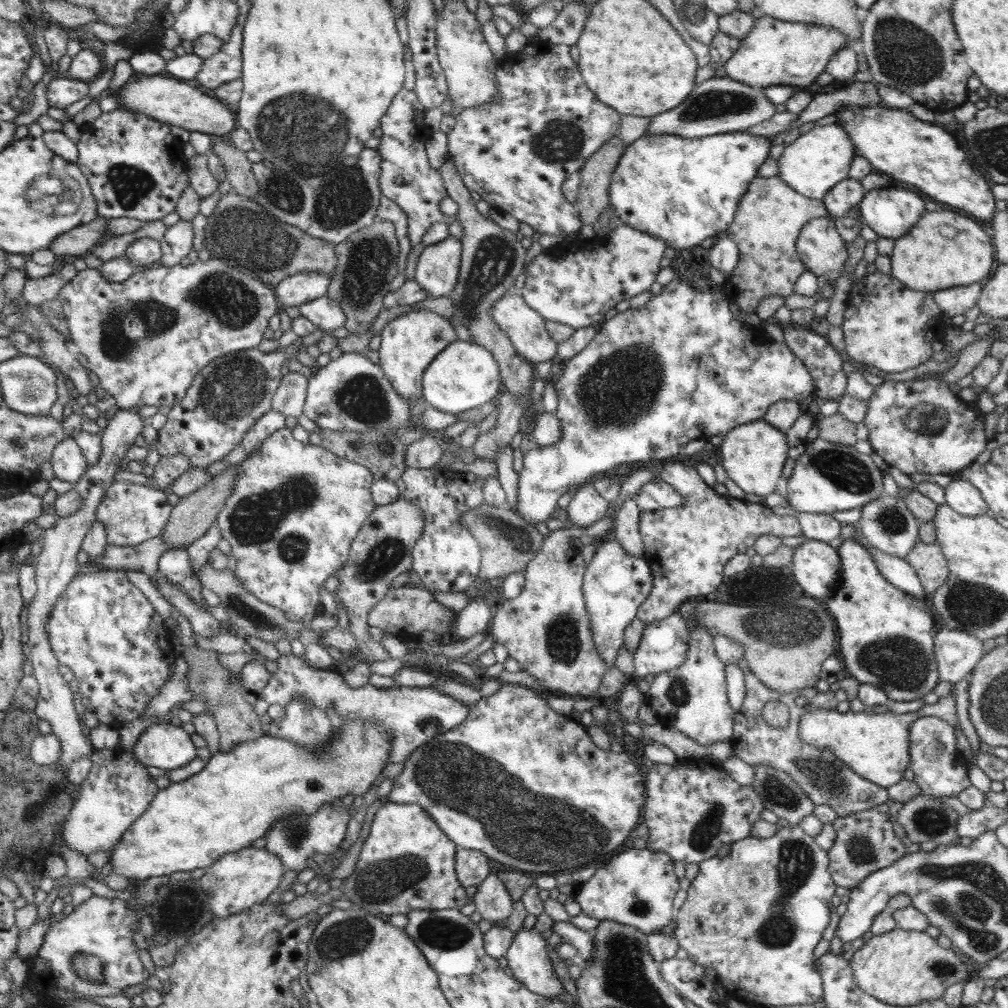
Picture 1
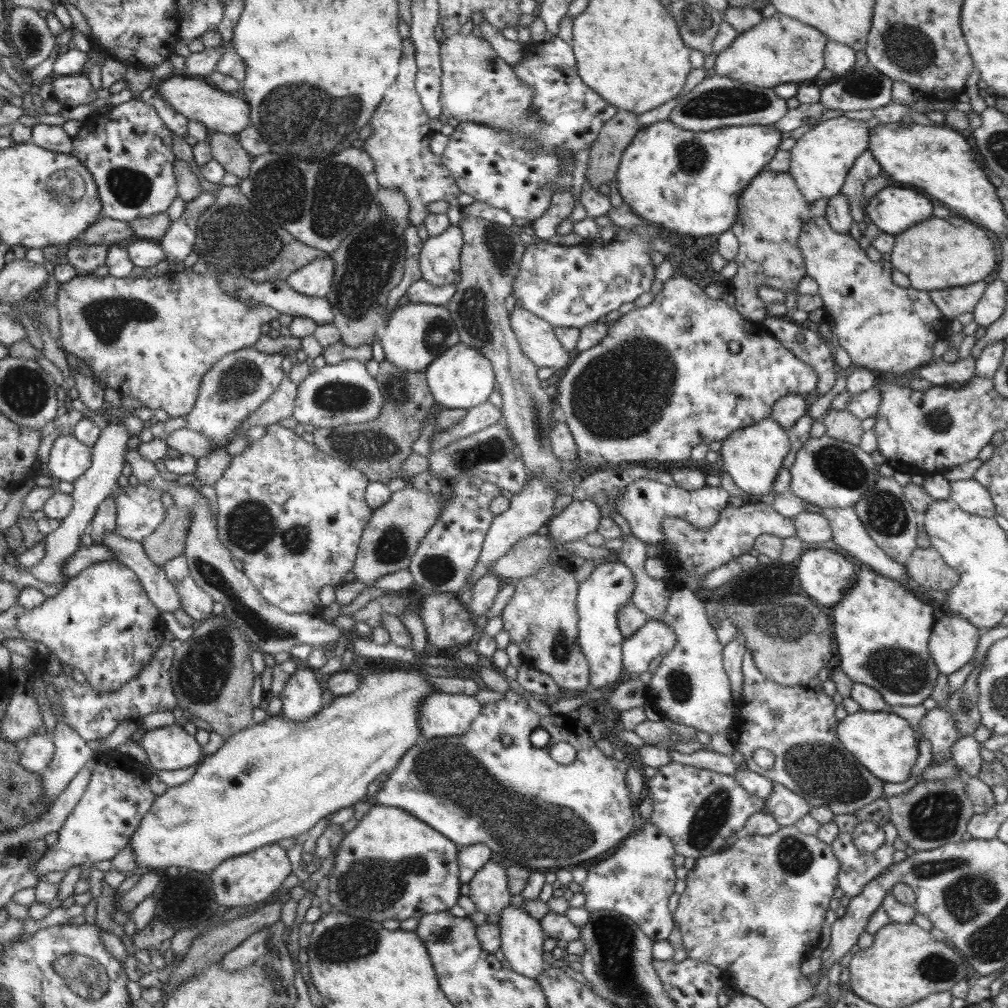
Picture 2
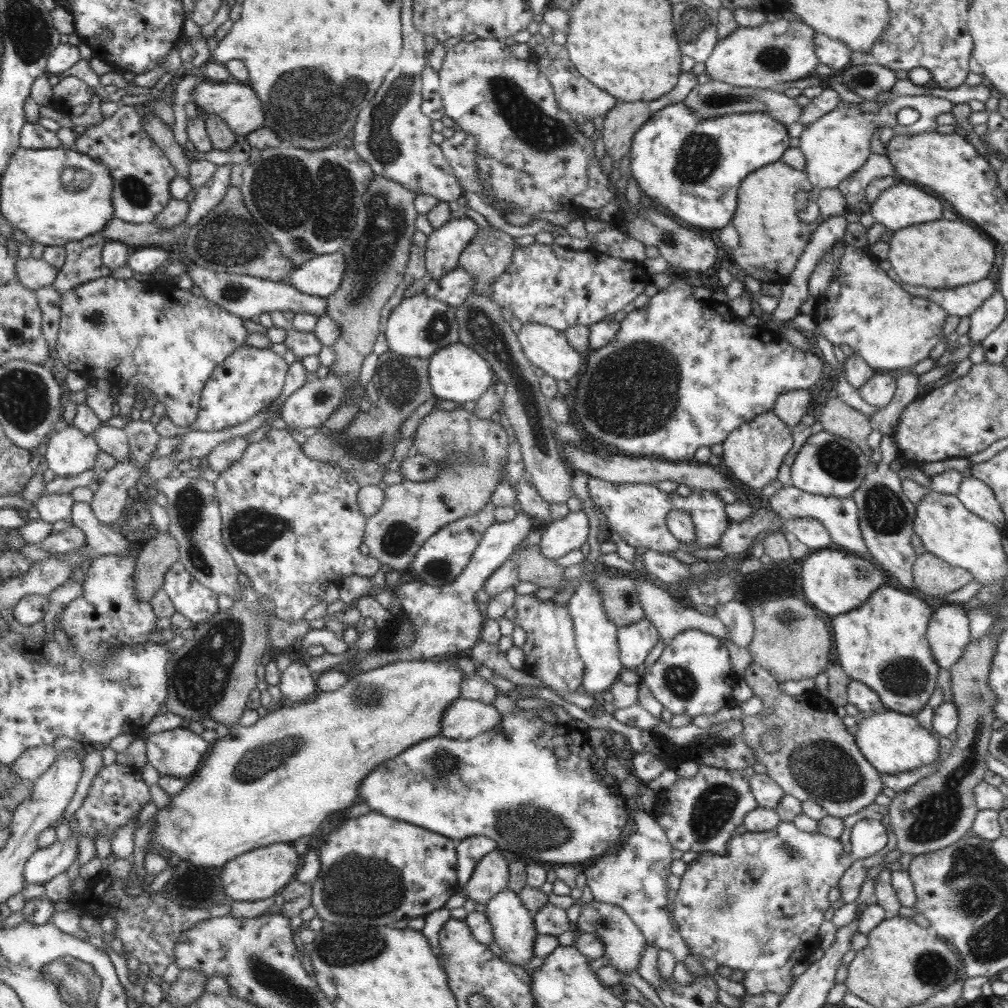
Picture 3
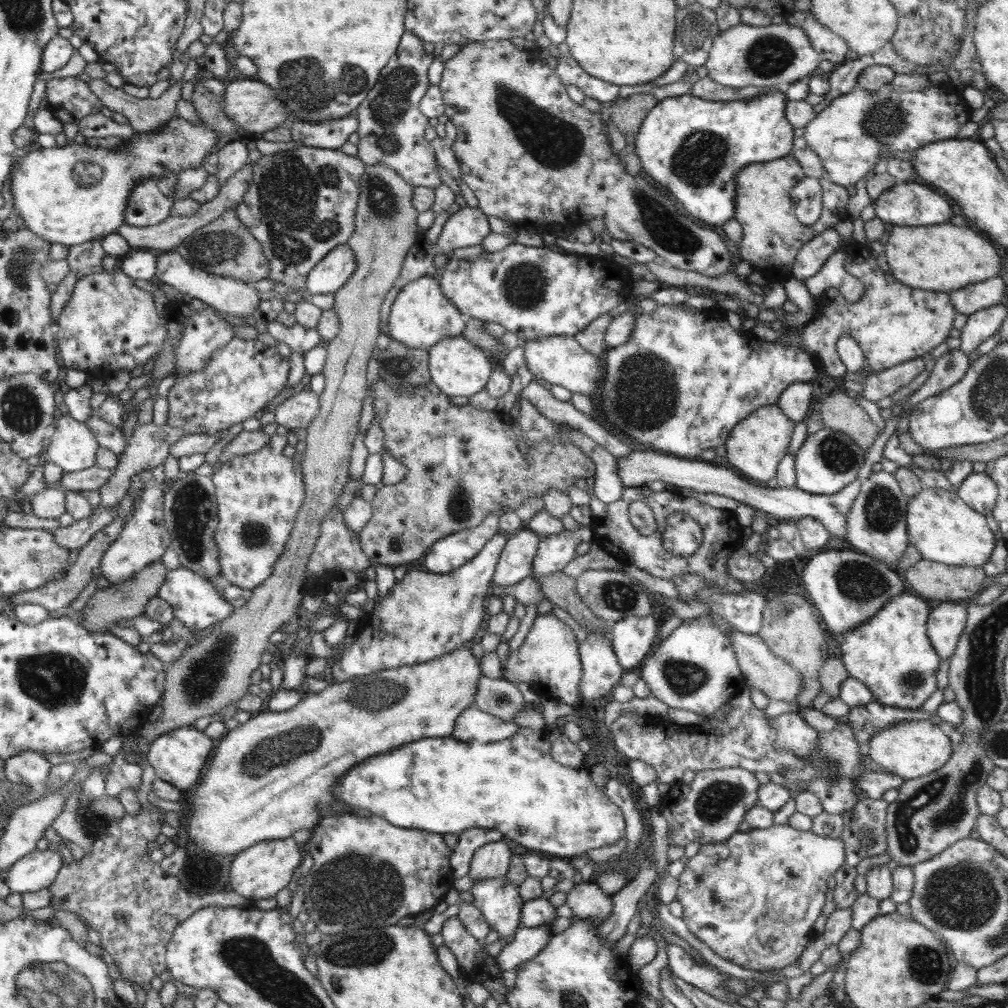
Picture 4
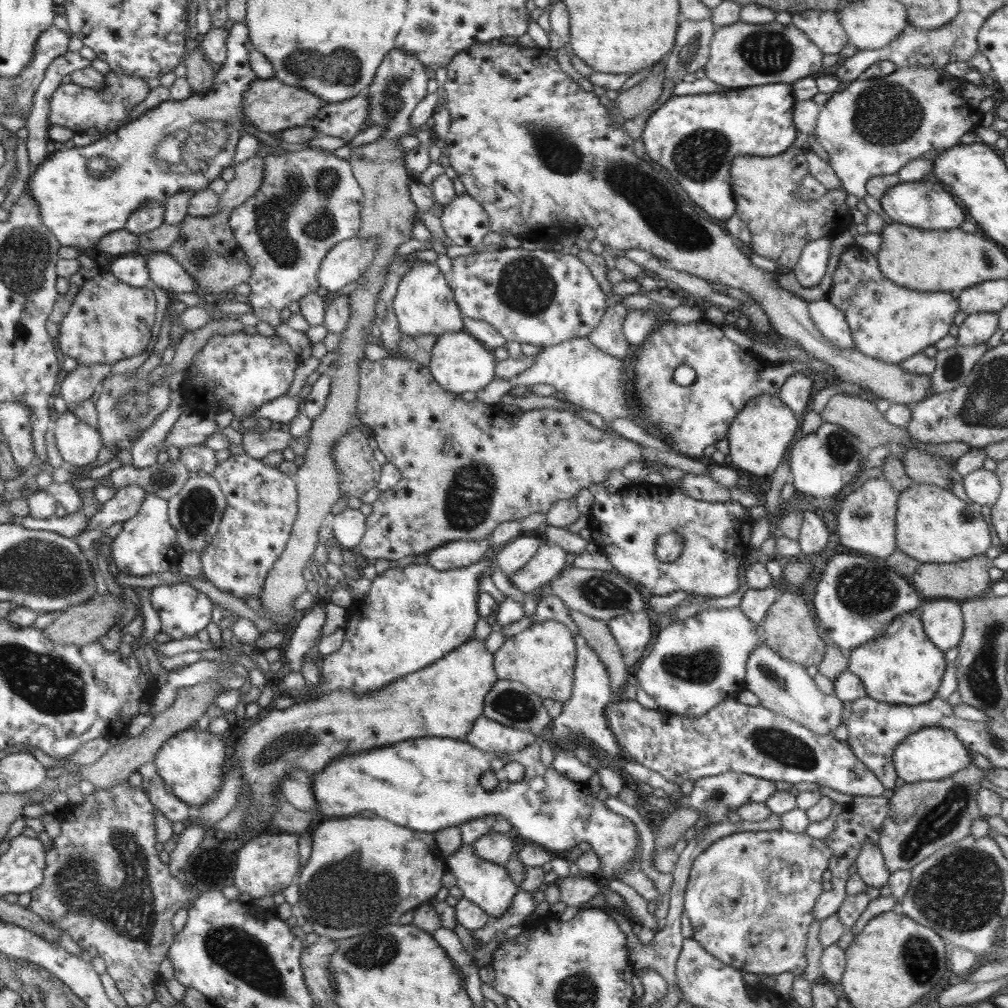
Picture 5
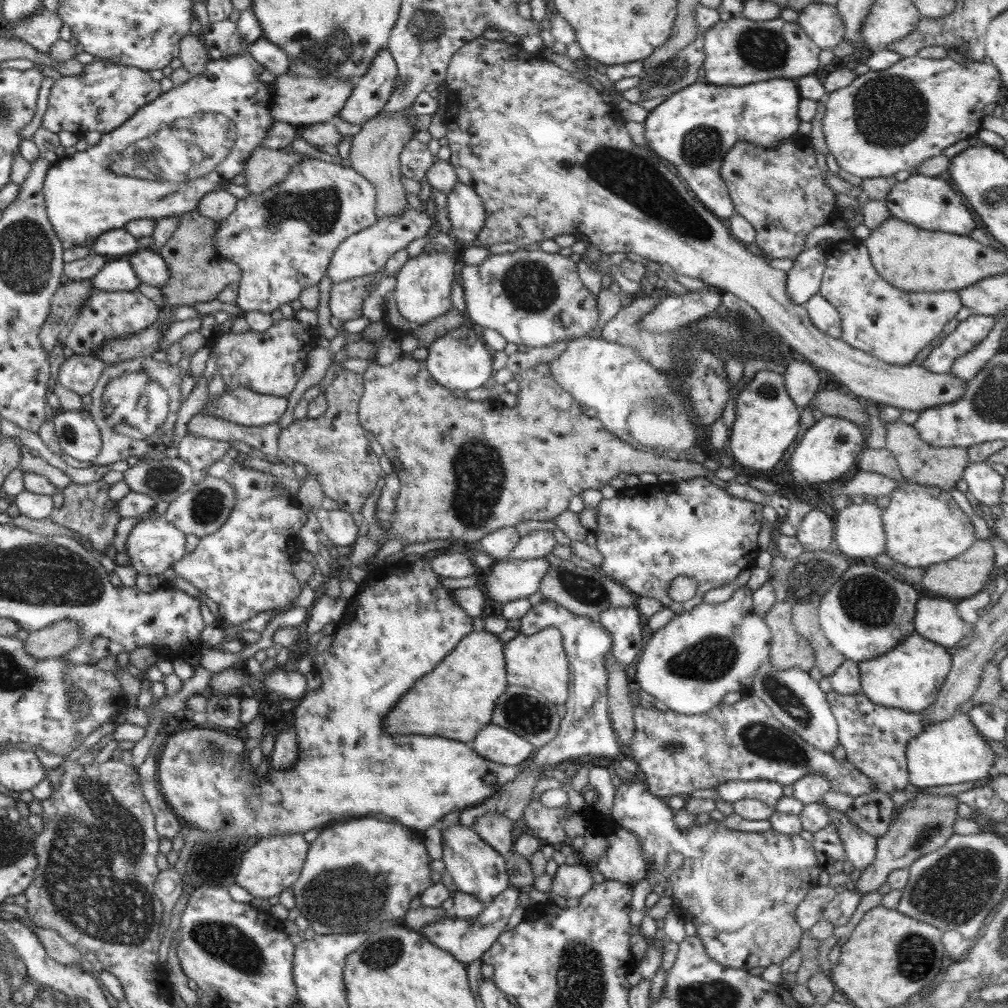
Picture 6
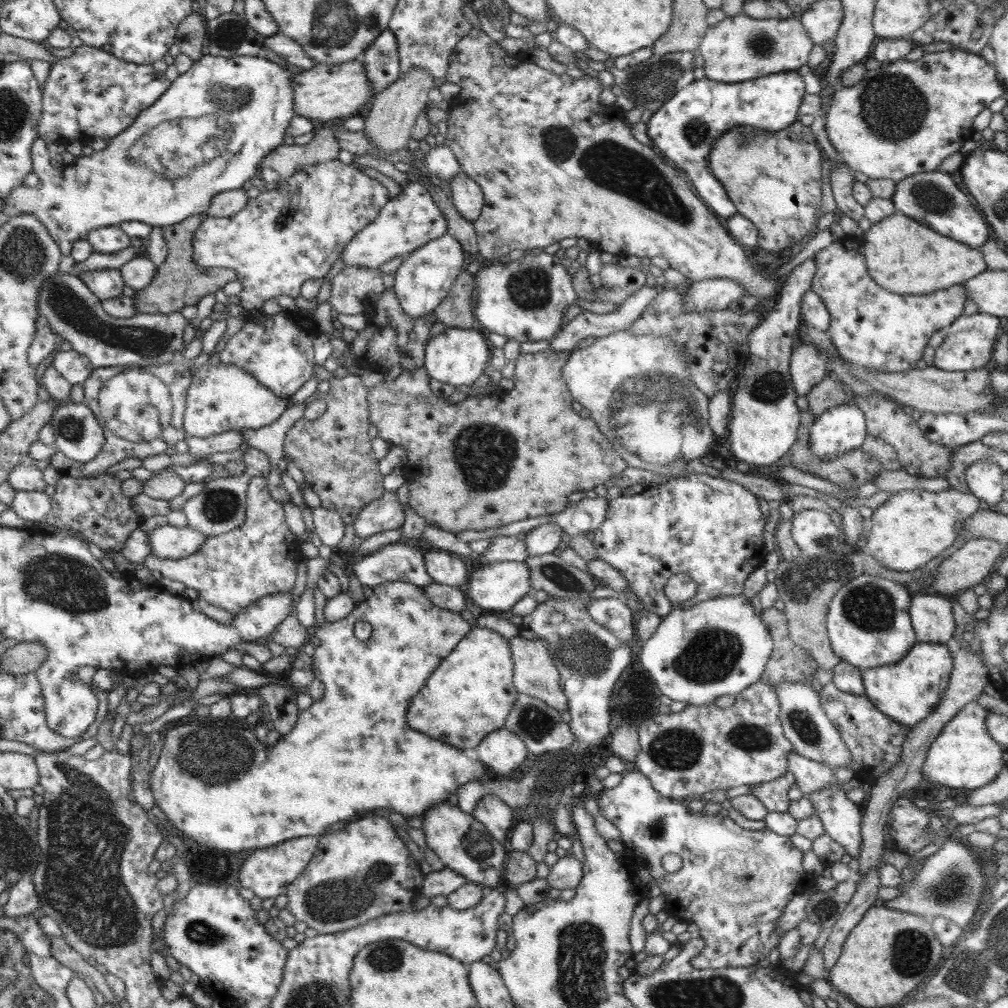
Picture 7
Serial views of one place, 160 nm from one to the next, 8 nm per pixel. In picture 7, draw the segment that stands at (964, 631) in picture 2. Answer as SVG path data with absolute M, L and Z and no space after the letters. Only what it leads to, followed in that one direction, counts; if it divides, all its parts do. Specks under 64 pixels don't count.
M913 594L909 613L918 641L944 645L960 633L955 632L958 627L952 615L952 603L940 595Z

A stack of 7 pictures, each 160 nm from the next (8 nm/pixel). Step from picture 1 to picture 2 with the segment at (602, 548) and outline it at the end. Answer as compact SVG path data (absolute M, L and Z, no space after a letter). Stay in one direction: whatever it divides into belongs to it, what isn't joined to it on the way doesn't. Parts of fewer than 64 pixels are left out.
M617 557L595 566L588 579L578 585L578 644L589 664L591 689L612 684L624 670L622 643L625 636L618 627L619 608L631 601L636 581L633 572Z

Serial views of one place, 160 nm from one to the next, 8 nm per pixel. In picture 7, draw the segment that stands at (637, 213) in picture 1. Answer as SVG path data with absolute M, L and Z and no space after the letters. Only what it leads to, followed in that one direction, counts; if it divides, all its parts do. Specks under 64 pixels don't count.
M797 70L777 72L774 76L761 76L740 84L720 84L704 77L677 90L670 100L657 108L647 123L647 133L658 153L686 177L704 204L725 221L737 210L712 174L709 165L711 148L732 127L748 125L776 132L793 125L800 114L804 88L804 79Z

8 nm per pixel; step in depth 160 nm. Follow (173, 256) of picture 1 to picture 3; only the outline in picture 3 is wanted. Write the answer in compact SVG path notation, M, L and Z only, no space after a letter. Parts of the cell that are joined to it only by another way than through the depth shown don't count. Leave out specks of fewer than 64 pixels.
M233 165L217 166L212 178L196 189L194 201L189 203L189 211L184 224L187 230L199 223L223 198L230 187L230 172Z

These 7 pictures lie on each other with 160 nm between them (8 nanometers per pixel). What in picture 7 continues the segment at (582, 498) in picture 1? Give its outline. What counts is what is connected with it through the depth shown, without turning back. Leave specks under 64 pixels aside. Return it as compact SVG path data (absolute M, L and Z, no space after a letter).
M506 560L491 562L480 566L478 570L470 573L470 577L464 586L465 595L473 606L483 610L504 611L512 610L512 607L525 595L534 590L529 581L530 569L525 562Z

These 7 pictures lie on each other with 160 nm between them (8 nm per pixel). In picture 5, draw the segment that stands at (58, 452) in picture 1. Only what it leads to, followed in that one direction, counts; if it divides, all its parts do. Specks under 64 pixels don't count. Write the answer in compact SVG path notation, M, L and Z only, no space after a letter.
M73 413L61 414L53 432L57 449L66 464L88 466L98 458L103 445L99 431Z

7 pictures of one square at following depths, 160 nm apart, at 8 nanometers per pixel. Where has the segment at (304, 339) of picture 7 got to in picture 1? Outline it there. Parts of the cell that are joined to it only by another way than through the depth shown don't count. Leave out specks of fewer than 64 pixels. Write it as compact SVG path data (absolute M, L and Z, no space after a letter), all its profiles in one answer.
M299 342L273 352L245 349L208 364L198 372L184 399L168 412L166 424L157 430L158 455L184 455L192 467L203 469L228 455L259 417L272 410L273 396L284 376L282 365L294 359L297 351Z

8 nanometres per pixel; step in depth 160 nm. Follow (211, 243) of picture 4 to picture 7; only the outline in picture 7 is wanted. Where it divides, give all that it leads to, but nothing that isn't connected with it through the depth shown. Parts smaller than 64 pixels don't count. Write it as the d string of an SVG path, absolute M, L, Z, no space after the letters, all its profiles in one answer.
M207 213L185 218L181 223L169 227L161 227L162 236L167 244L167 257L164 264L157 270L153 281L142 290L137 290L133 296L134 306L138 313L166 314L181 311L185 306L196 305L206 294L216 293L228 282L237 279L235 270L228 268L202 268L195 262L193 256L193 236L201 226Z

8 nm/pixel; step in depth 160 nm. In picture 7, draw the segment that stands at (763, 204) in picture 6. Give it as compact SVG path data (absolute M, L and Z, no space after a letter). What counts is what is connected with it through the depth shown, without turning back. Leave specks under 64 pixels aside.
M797 120L796 123L790 125L788 128L782 129L781 131L768 132L763 131L761 128L754 128L753 126L742 125L738 127L732 127L729 131L725 132L722 138L718 138L718 142L713 145L709 154L709 165L712 171L712 174L720 181L720 184L726 190L727 195L730 197L730 200L734 203L737 213L739 215L745 216L748 220L752 221L755 224L755 227L759 232L759 240L757 245L764 250L769 252L776 252L779 250L784 250L788 248L790 244L799 245L799 242L802 239L805 239L808 234L816 228L816 216L818 215L818 210L822 206L822 189L821 189L821 178L822 178L822 154L820 149L816 147L817 142L815 137L810 131L810 126L802 125L800 121Z

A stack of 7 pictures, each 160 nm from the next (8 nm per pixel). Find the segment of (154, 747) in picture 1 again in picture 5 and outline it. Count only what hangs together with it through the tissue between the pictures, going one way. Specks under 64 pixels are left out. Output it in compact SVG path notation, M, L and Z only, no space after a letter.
M188 728L174 734L158 749L154 764L158 778L166 785L168 792L194 810L218 794L227 770L226 759L226 745L221 736L208 730Z

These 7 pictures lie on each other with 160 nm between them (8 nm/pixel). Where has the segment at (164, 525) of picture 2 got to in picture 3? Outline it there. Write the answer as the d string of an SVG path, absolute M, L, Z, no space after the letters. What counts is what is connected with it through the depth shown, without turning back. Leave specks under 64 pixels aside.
M169 532L158 533L144 543L136 558L134 575L137 598L150 601L163 585L166 571L178 560L178 543Z

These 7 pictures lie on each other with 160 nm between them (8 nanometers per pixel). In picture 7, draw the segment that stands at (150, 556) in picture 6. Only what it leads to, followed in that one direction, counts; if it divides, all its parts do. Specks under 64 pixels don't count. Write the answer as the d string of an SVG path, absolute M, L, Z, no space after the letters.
M172 525L160 526L147 534L151 555L158 558L178 560L199 551L206 542L205 534L192 527L178 528Z

